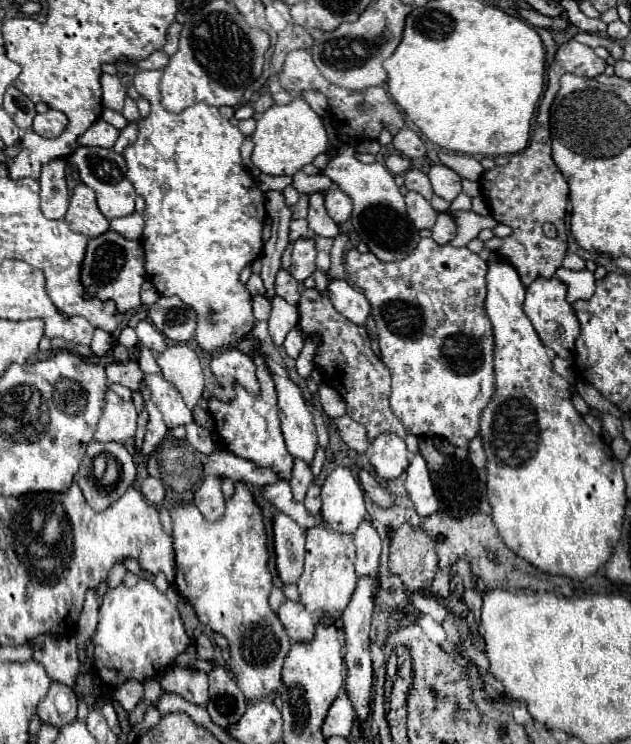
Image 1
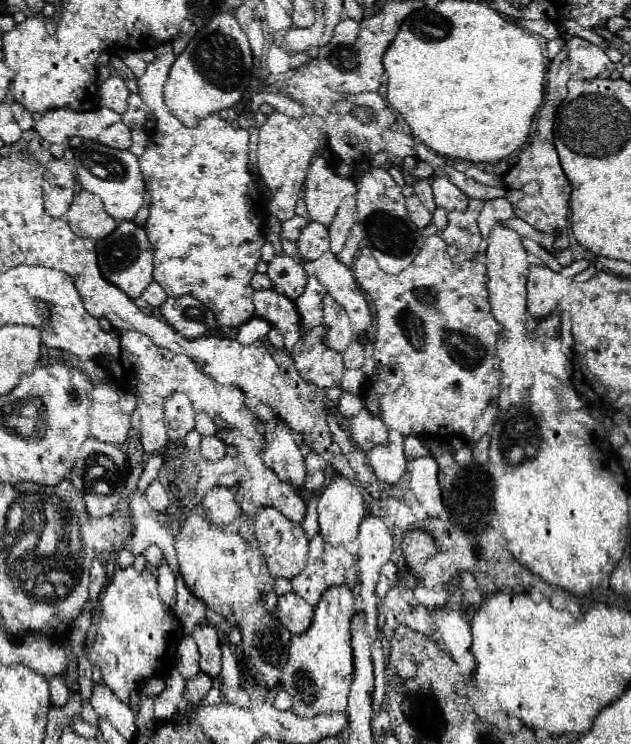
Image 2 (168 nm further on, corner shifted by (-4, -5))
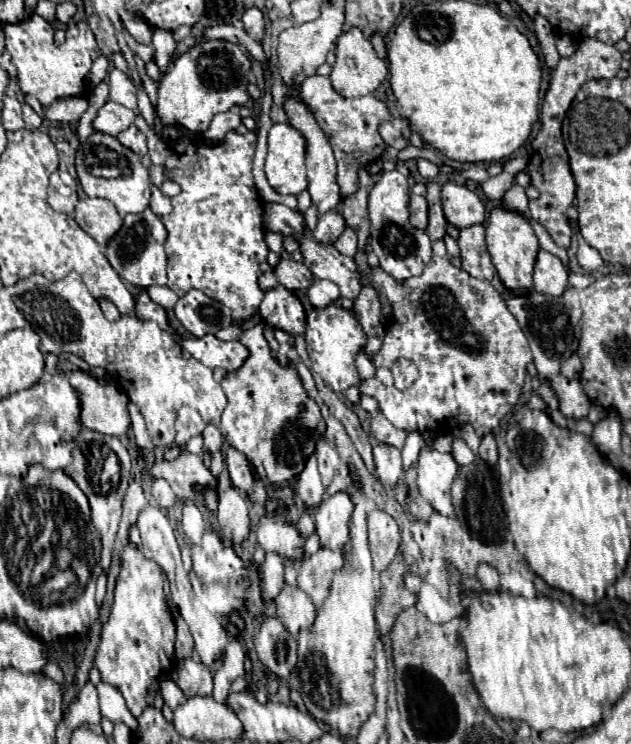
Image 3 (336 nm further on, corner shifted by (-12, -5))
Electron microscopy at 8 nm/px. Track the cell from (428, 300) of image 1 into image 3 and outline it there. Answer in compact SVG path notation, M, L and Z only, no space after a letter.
M436 241L432 245L432 259L426 265L420 277L410 277L406 281L396 281L380 267L372 271L368 279L380 293L386 293L386 299L392 305L392 323L388 325L382 349L374 357L374 367L392 365L396 359L406 357L412 359L420 371L420 377L414 381L414 387L408 391L398 391L396 387L386 387L382 381L368 379L360 383L360 393L372 395L380 403L380 411L386 419L404 431L416 433L452 433L460 425L474 425L476 433L482 437L490 433L506 413L514 409L520 399L520 389L526 375L526 365L532 361L528 351L526 337L518 327L518 321L508 311L500 293L492 287L490 281L474 279L466 271L454 267L450 263L450 255L446 251L444 241Z

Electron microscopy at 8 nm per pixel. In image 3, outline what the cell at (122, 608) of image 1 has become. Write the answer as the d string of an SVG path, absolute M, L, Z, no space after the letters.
M128 543L122 551L122 565L120 565L120 575L116 579L114 605L112 605L108 621L104 623L100 645L98 645L96 657L94 657L94 665L98 667L102 681L116 687L122 693L122 697L126 699L126 705L134 717L142 715L142 711L146 707L146 693L148 693L148 687L152 685L152 681L160 673L168 673L170 667L174 665L176 627L174 627L174 619L170 615L162 587L164 587L164 571L160 569L160 565L152 559L146 559L134 543Z

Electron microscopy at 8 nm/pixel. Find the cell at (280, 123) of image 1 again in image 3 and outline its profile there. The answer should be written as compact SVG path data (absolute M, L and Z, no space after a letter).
M288 123L272 125L272 129L268 131L268 155L266 155L266 163L264 163L264 173L266 173L268 183L272 185L272 189L276 193L298 195L308 187L304 159L306 159L304 137L296 129L292 129Z

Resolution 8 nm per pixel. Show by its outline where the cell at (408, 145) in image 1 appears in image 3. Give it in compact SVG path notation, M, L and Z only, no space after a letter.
M384 121L380 123L380 129L378 129L380 137L384 139L386 145L394 147L394 149L404 149L408 145L408 141L404 141L404 137L400 135L400 131L390 123L390 121Z

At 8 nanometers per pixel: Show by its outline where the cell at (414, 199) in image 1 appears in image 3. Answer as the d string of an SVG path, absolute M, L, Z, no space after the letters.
M410 193L408 209L410 209L410 223L416 229L426 229L428 227L428 203L426 203L426 199Z

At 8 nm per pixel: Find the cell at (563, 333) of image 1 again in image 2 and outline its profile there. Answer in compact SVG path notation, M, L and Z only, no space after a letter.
M534 265L528 281L528 313L538 321L550 317L556 311L560 289L566 285L560 273L554 273L546 265Z

